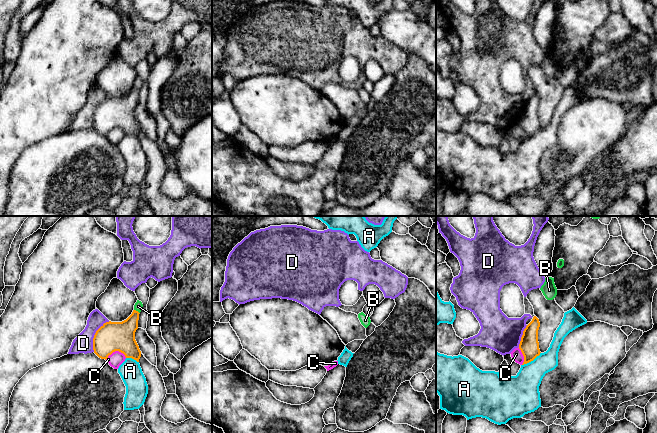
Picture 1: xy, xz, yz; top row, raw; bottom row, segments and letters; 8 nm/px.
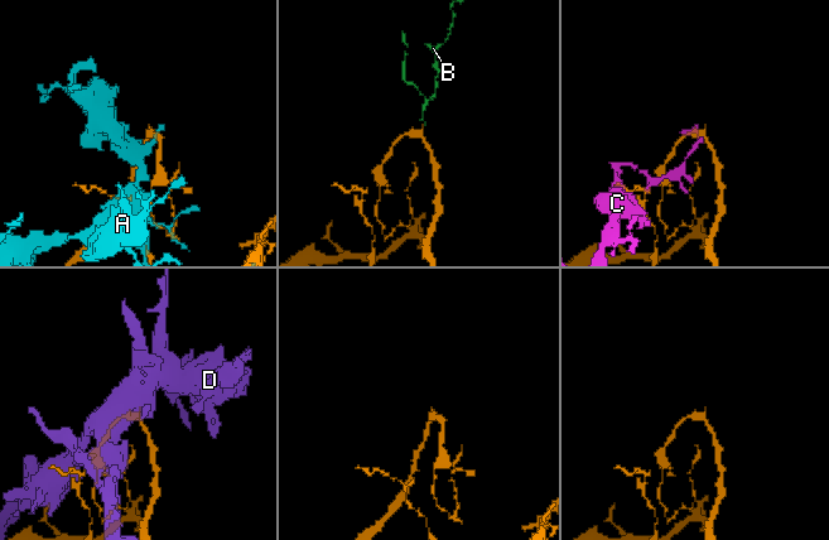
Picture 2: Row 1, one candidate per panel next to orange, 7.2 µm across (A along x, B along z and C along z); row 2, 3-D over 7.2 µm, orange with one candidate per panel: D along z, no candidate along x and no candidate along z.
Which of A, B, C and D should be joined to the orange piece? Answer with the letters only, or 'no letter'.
B

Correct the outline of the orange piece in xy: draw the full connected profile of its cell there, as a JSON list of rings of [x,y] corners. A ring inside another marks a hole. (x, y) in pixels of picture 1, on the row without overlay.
[[[137,76],[132,90],[122,98],[106,98],[95,109],[93,114],[94,129],[101,135],[107,135],[115,127],[119,127],[126,134],[139,138],[141,127],[135,116],[138,105],[139,90],[143,84]]]

